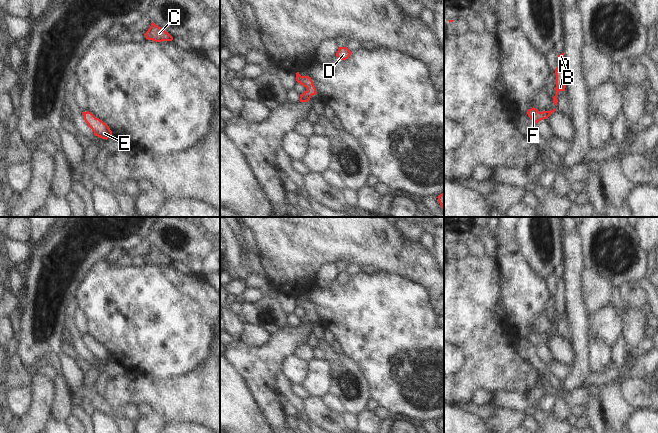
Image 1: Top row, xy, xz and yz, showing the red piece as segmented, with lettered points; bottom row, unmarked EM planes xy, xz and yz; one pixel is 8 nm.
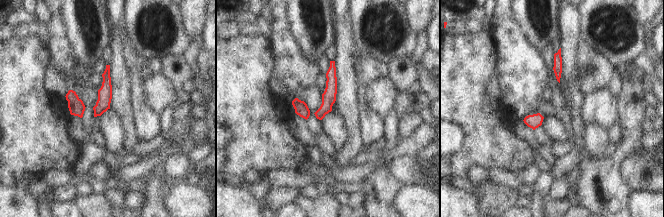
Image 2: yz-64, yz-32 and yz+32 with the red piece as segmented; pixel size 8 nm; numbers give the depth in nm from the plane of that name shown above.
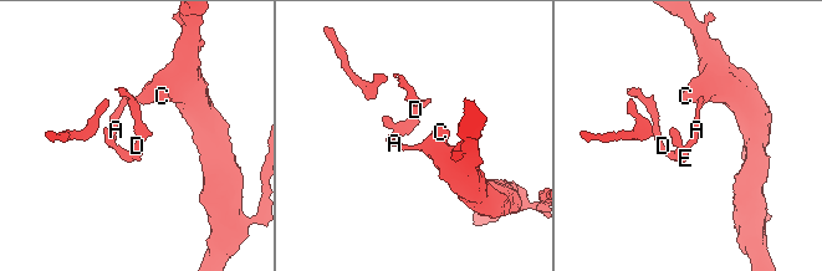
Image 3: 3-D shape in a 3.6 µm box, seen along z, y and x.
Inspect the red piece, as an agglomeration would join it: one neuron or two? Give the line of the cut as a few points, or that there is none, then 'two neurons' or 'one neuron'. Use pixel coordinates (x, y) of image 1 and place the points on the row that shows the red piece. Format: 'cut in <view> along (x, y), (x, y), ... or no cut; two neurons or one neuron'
no cut; one neuron

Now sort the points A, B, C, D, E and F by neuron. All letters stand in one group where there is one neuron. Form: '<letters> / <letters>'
A B C D E F

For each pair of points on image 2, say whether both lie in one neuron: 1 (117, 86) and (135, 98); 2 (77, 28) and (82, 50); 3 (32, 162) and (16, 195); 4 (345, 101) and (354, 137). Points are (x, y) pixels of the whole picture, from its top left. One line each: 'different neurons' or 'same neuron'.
1: different neurons
2: same neuron
3: different neurons
4: same neuron

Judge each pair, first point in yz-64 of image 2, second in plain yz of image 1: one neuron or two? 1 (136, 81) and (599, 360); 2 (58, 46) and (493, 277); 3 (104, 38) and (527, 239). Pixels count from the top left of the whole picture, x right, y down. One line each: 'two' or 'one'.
1: one
2: two
3: one

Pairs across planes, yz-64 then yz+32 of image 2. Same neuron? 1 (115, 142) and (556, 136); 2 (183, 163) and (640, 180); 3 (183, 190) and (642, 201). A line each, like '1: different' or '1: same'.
1: same
2: same
3: same

